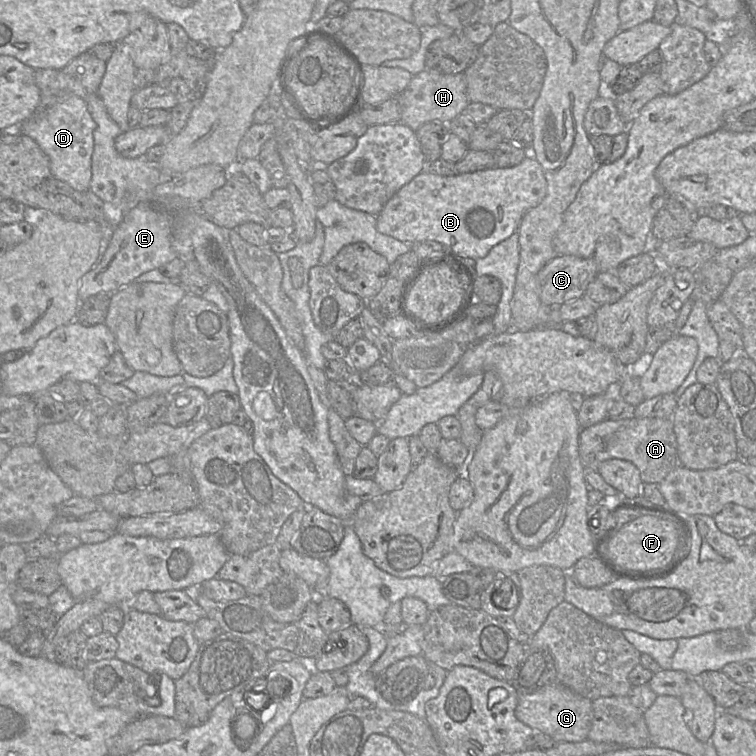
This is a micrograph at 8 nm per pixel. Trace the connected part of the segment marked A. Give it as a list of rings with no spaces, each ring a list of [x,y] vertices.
[[[634,417],[624,420],[607,418],[582,428],[579,435],[579,455],[583,466],[593,470],[609,459],[630,461],[639,470],[644,483],[654,484],[659,484],[679,464],[672,419],[664,418]]]

